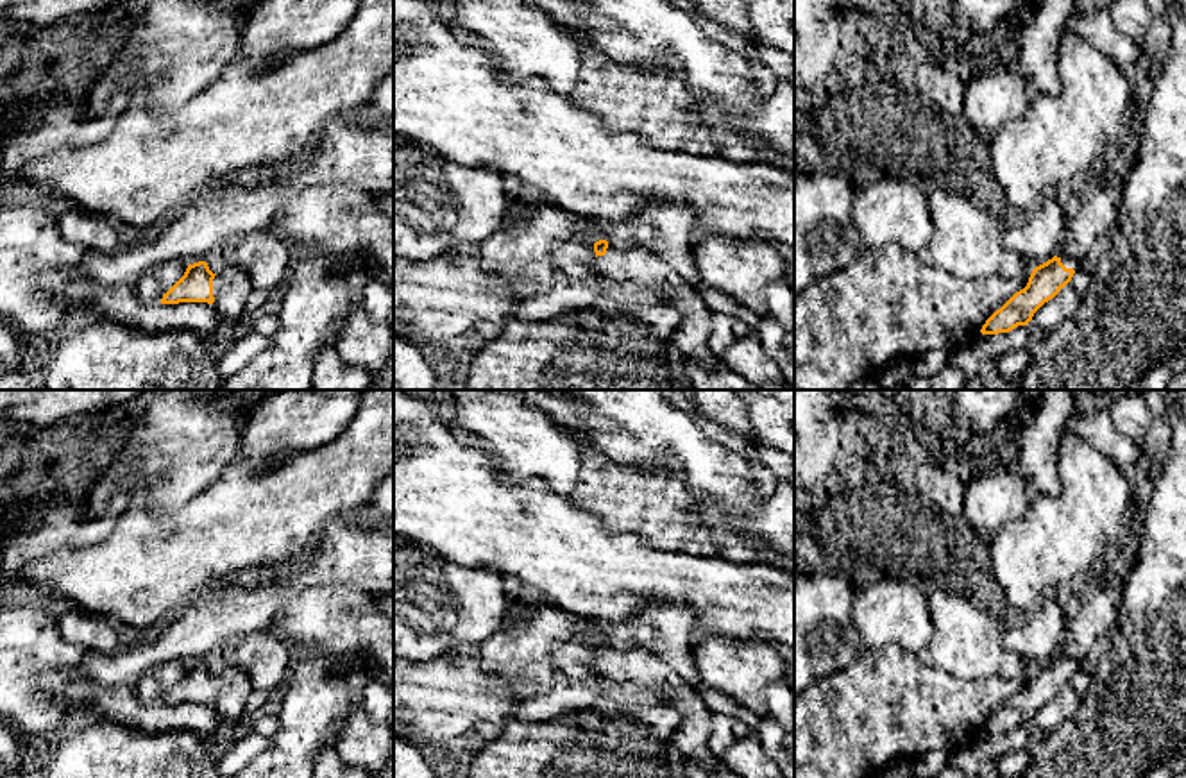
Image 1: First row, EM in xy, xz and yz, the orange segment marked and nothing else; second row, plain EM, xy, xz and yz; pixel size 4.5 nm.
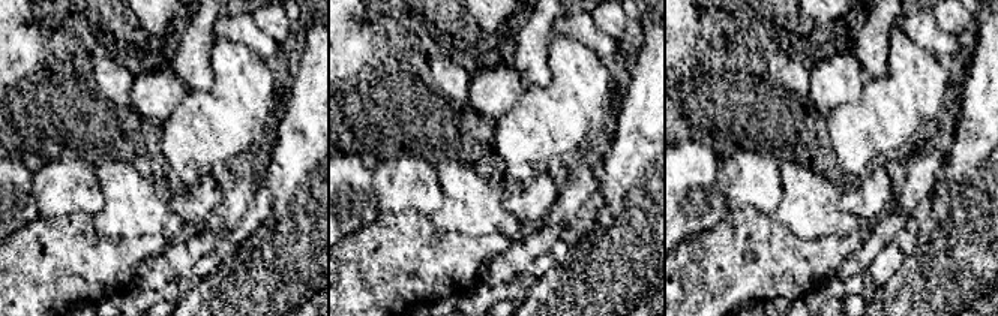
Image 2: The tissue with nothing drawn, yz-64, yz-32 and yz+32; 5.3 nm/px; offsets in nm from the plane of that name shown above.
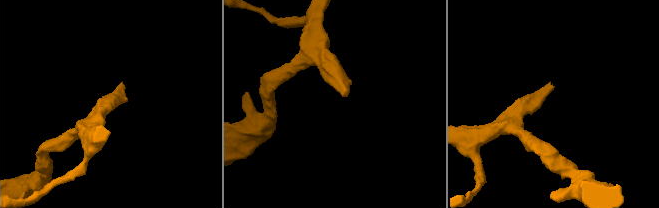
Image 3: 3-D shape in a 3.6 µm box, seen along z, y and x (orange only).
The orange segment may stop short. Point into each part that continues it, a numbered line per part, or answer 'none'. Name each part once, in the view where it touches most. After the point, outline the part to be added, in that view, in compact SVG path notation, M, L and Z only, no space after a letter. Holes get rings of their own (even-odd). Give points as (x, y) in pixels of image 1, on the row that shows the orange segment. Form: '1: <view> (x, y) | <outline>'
1: xy (231, 288) | M234 266L218 272L213 279L213 306L225 322L234 322L241 317L250 293L250 279Z

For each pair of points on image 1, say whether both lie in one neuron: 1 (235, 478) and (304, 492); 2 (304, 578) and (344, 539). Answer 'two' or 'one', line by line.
1: one
2: one

